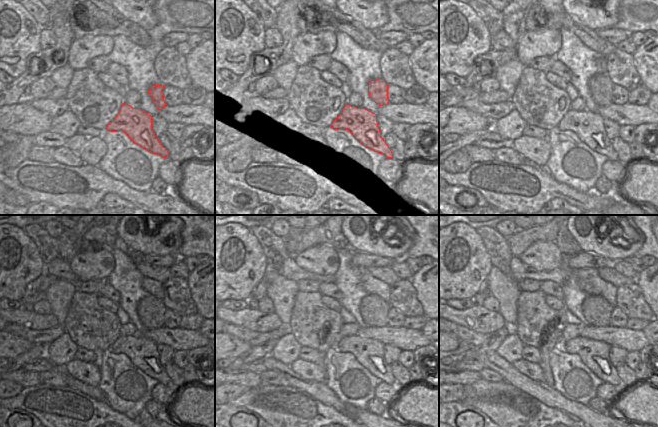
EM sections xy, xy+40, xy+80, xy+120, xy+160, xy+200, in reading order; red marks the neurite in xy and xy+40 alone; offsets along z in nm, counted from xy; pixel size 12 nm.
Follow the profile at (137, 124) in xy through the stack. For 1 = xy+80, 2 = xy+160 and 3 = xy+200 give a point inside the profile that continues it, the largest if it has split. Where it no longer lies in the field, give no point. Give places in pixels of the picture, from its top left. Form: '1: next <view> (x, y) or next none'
1: next xy+80 (588, 126)
2: next xy+160 (369, 353)
3: next xy+200 (594, 354)

